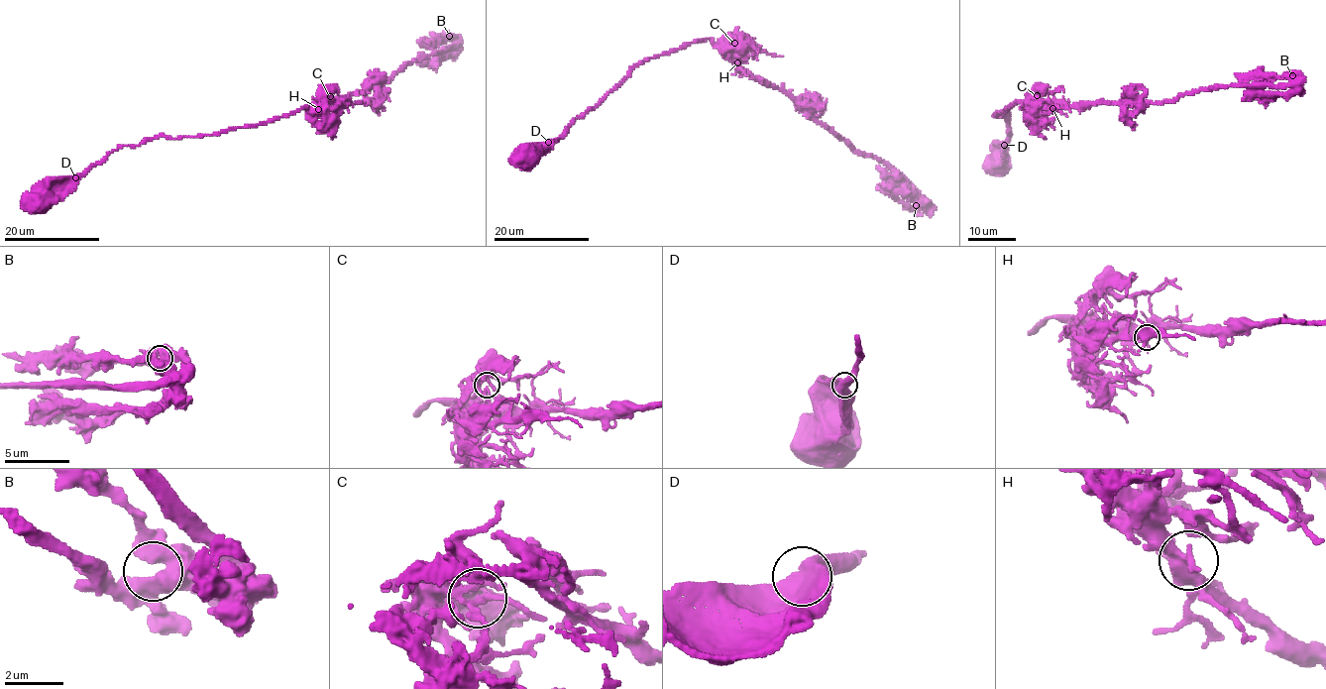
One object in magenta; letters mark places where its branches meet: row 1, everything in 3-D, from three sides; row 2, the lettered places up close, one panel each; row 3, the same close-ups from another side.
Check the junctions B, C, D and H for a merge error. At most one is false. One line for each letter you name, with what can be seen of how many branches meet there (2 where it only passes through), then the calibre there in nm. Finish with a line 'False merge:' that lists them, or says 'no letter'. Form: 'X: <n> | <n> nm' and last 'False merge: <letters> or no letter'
False merge: no letter

